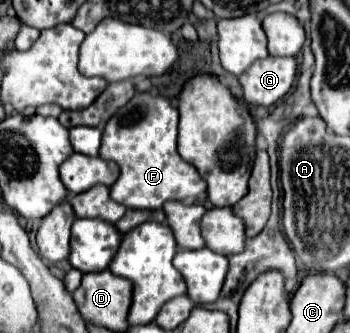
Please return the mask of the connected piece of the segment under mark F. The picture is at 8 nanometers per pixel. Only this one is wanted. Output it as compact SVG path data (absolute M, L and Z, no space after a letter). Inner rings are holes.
M138 92L124 108L120 108L102 132L100 156L120 166L118 180L110 186L112 200L126 208L158 210L168 200L198 198L206 190L206 182L198 170L184 162L176 150L178 110L160 94Z

